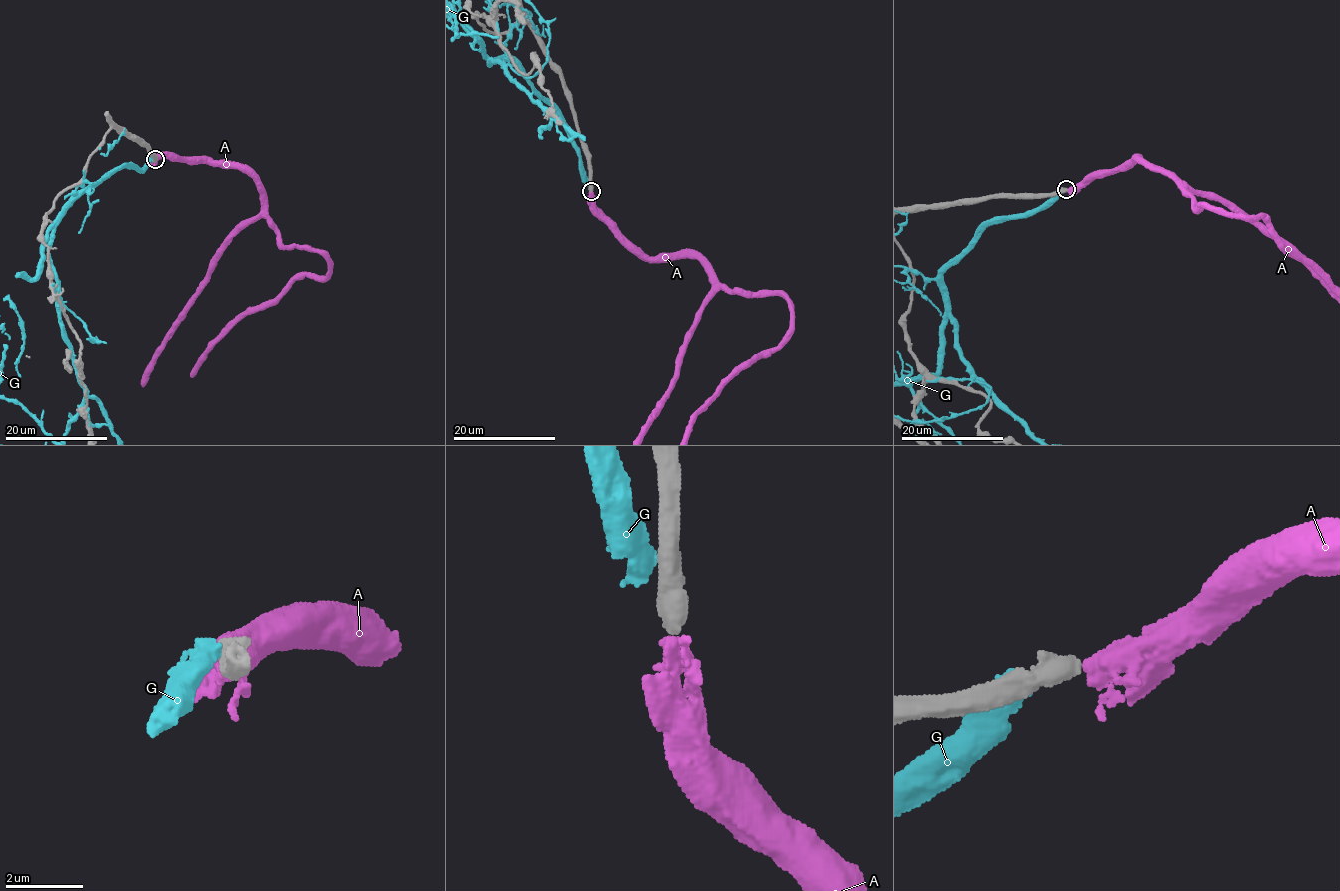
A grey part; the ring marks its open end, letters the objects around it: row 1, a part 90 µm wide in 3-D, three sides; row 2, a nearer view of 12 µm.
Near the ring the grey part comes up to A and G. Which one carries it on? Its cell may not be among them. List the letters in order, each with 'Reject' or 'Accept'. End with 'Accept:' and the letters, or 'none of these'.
A: Reject
G: Reject
Accept: none of these

